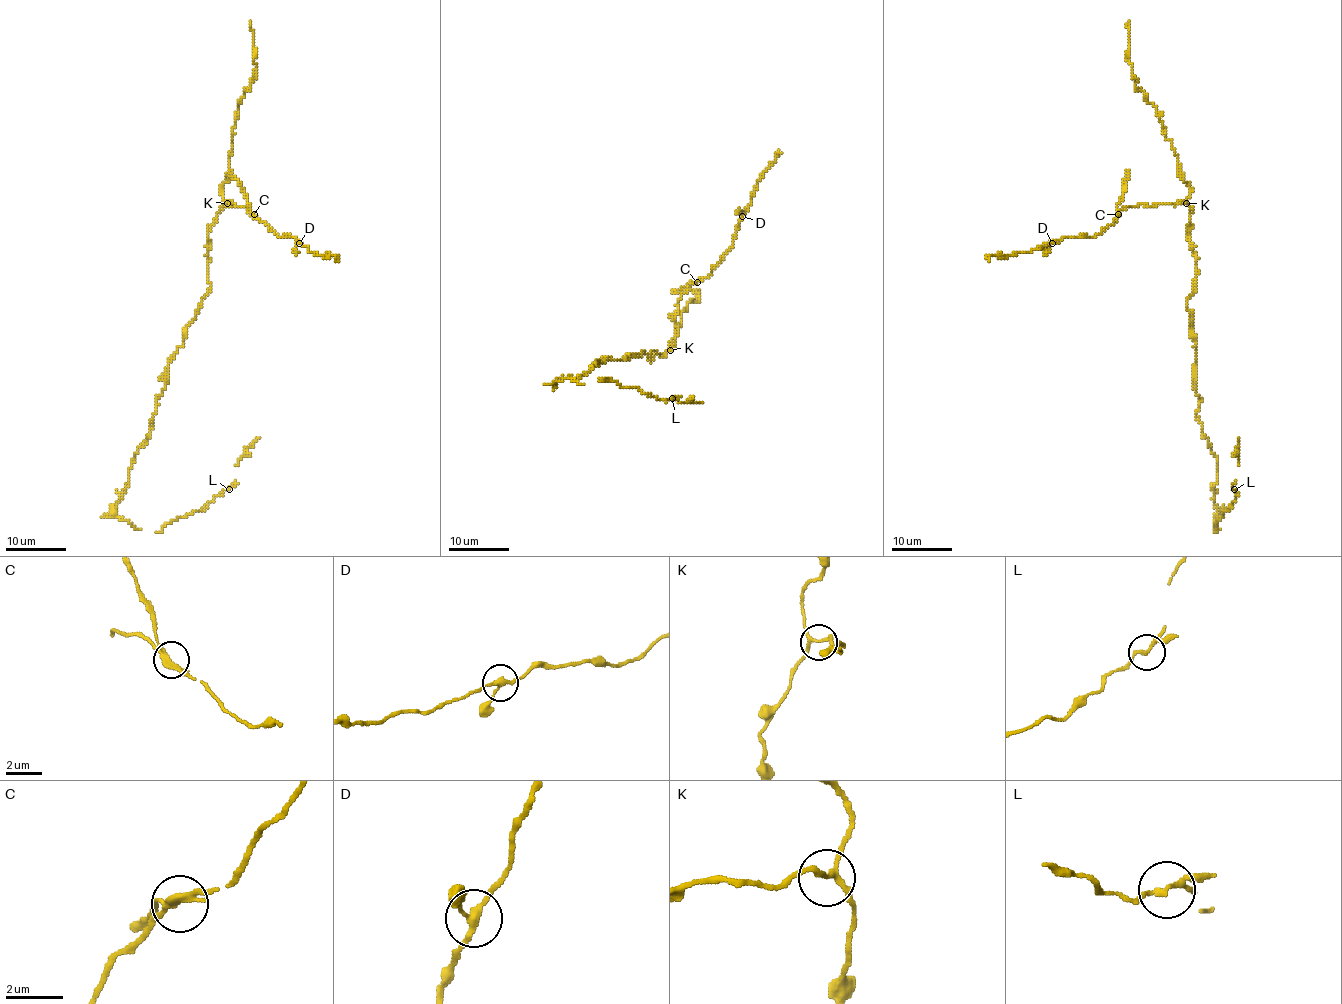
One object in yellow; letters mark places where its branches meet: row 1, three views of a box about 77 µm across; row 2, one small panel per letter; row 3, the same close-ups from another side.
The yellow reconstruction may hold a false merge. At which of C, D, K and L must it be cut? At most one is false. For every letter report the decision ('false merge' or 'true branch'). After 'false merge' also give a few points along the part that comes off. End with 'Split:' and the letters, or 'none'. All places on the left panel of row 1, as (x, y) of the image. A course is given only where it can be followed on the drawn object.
C: false merge; course (254, 215), (240, 183), (228, 169)
D: true branch
K: true branch
L: true branch
Split: C

